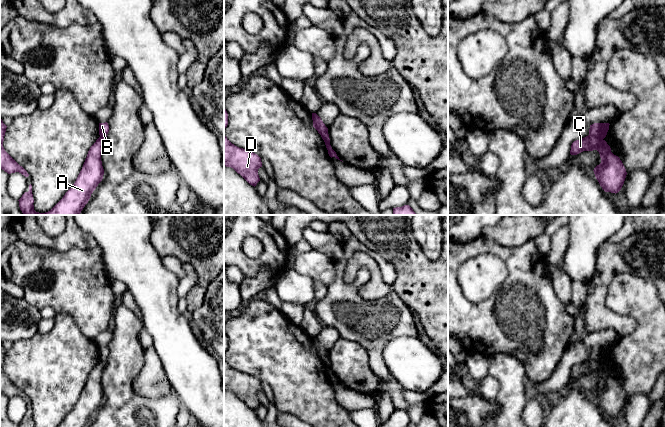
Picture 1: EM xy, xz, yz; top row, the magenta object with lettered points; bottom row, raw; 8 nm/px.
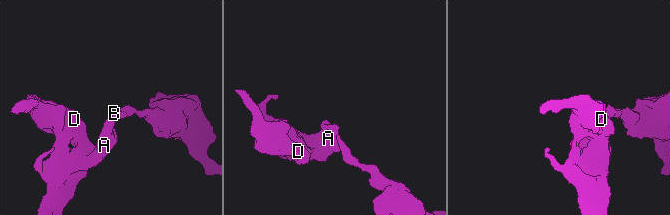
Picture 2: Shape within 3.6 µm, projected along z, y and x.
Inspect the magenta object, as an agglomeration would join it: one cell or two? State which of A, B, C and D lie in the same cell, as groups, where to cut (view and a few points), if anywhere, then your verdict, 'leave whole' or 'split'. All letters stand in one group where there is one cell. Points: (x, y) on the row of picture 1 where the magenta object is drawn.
A C D / B | yz (589, 134), (602, 139) | split

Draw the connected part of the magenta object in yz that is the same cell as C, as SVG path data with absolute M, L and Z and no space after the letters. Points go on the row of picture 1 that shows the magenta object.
M588 135L576 140L571 145L570 154L597 150L601 163L594 168L594 174L605 192L618 193L625 181L627 172L620 158L611 152L610 146L603 139Z

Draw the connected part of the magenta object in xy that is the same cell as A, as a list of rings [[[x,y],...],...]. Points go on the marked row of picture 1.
[[[99,137],[90,147],[75,183],[50,211],[39,213],[34,210],[32,185],[30,184],[29,191],[18,200],[23,215],[79,215],[103,179],[104,169],[101,155],[105,140]]]

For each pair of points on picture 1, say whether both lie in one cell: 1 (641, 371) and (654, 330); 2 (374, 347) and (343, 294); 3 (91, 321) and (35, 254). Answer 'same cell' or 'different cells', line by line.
1: same cell
2: same cell
3: same cell

